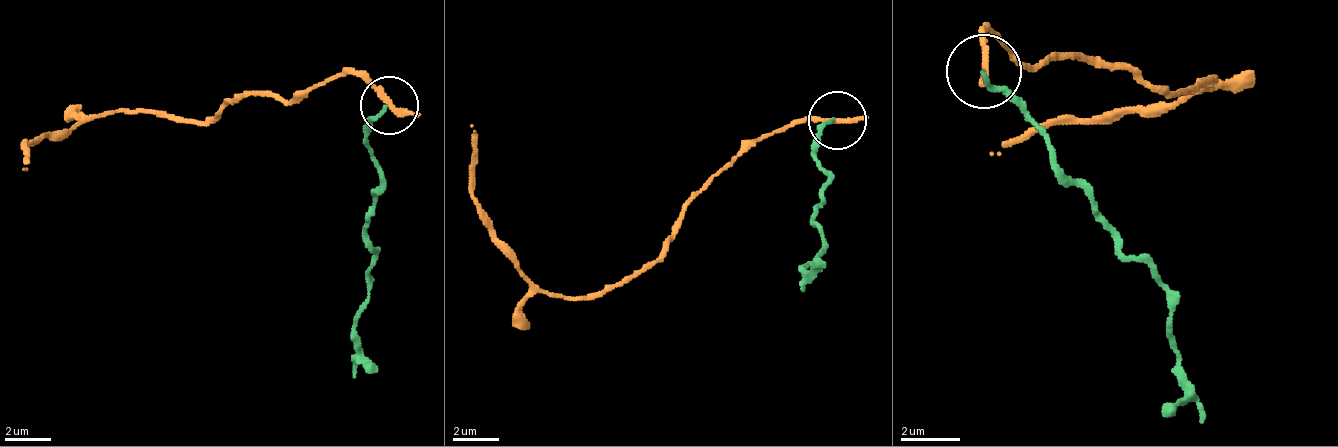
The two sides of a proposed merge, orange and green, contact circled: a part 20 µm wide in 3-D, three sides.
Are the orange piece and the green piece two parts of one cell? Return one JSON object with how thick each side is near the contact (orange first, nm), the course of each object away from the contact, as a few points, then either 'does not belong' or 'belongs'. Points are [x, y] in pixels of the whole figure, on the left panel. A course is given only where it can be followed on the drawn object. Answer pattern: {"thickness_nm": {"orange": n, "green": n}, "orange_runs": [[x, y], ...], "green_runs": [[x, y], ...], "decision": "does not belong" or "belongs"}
{"thickness_nm": {"orange": 220, "green": 170}, "orange_runs": [[387, 104], [358, 75], [335, 75], [289, 98], [236, 98], [202, 121], [103, 109], [22, 144], [22, 167]], "green_runs": [[387, 104], [370, 127], [381, 185], [364, 231], [376, 260], [352, 376]], "decision": "does not belong"}

